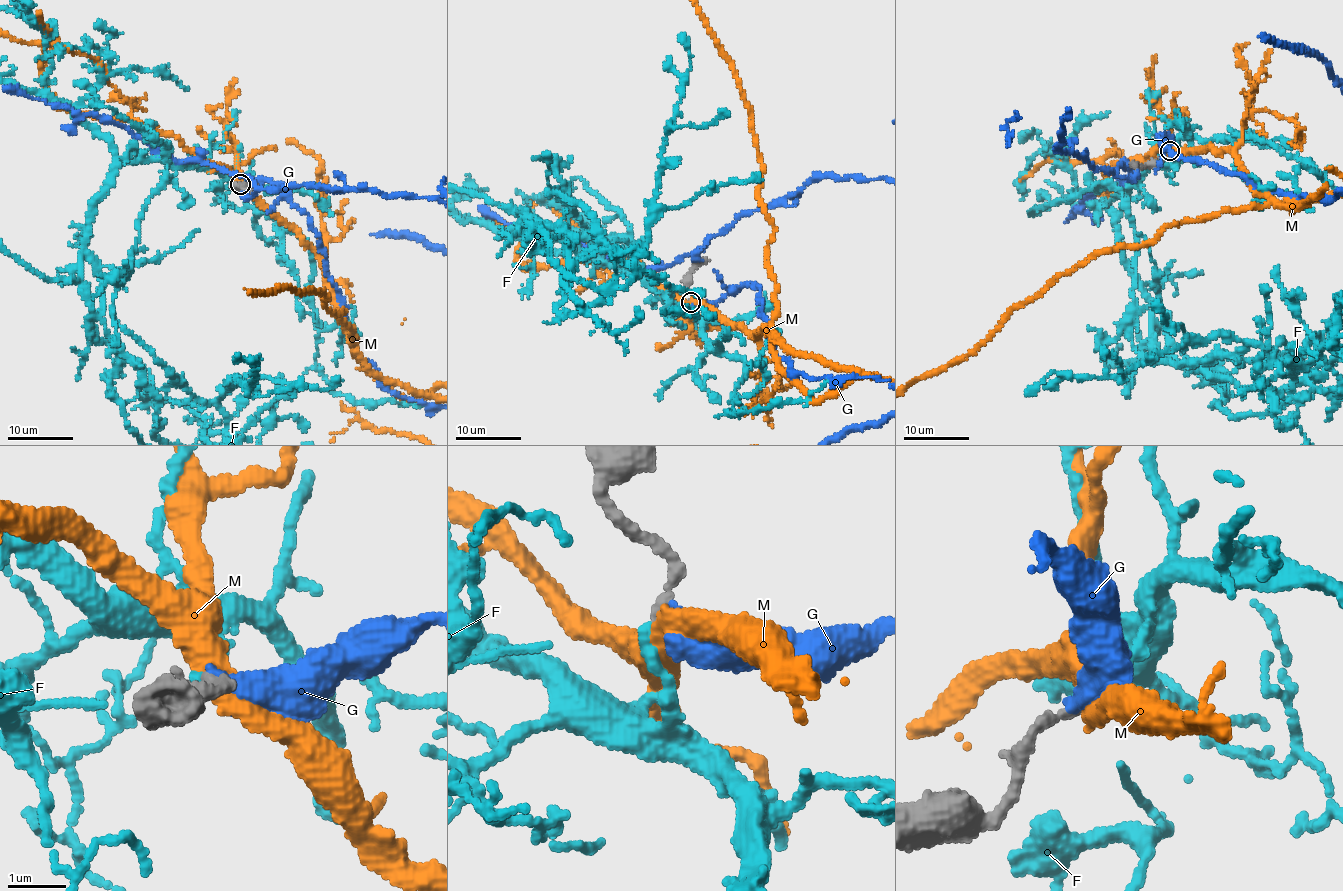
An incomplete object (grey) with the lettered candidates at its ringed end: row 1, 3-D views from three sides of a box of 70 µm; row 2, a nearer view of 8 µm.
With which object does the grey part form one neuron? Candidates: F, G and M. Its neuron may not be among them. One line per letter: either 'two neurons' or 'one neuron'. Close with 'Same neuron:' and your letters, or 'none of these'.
F: one neuron
G: two neurons
M: two neurons
Same neuron: F

